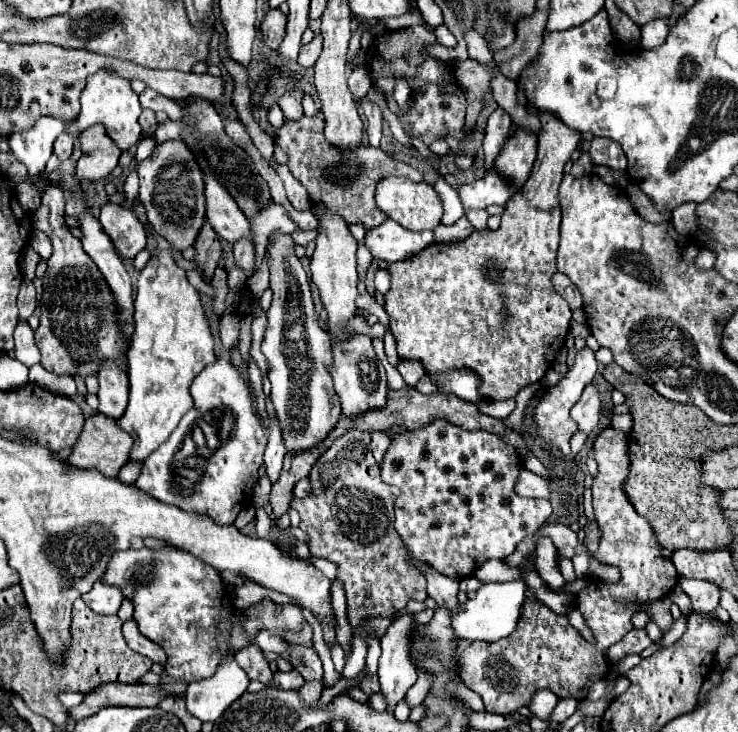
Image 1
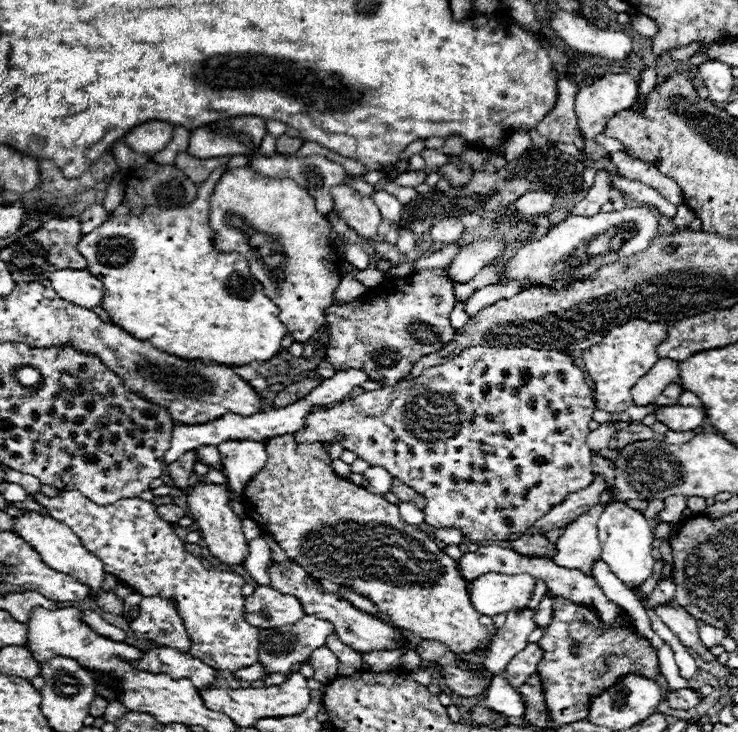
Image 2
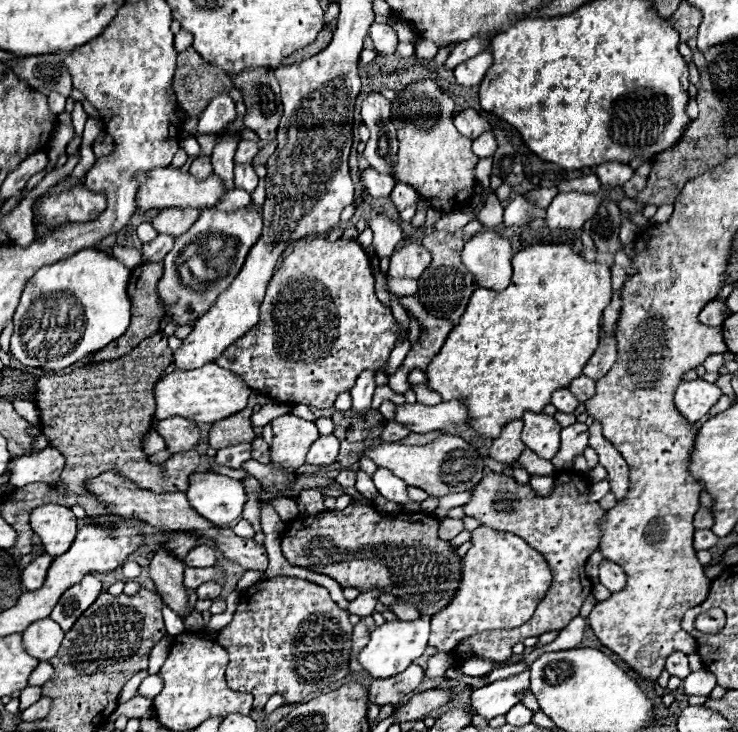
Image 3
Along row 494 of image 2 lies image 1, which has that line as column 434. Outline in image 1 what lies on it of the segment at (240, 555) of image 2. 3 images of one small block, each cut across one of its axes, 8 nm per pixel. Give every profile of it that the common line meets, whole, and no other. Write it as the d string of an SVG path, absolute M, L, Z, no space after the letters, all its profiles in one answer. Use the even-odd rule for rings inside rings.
M384 178L380 180L376 186L374 198L378 208L382 208L382 212L388 214L388 218L392 218L394 222L398 222L400 226L412 230L412 232L422 232L422 230L434 230L444 214L442 208L442 200L438 196L438 192L426 184L426 182L412 182L406 178Z

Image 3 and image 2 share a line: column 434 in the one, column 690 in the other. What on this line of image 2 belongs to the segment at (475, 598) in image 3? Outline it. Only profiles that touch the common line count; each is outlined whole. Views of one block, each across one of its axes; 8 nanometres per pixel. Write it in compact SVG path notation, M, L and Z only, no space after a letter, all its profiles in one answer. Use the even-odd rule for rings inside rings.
M660 604L660 606L656 606L656 614L680 638L680 642L686 648L692 648L694 652L698 652L700 658L706 660L706 662L716 660L716 656L710 652L708 646L702 644L702 640L698 636L698 620L692 614L688 614L682 606Z

